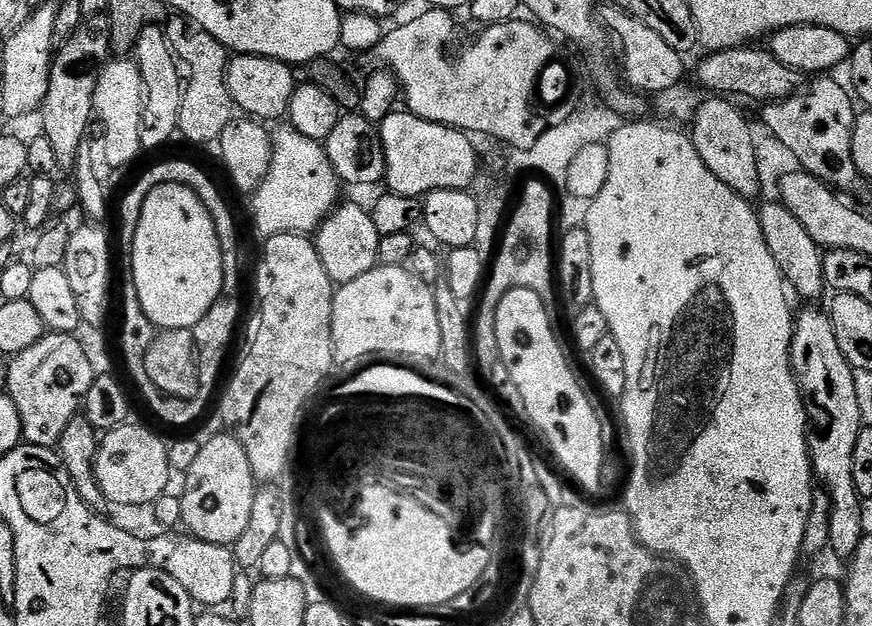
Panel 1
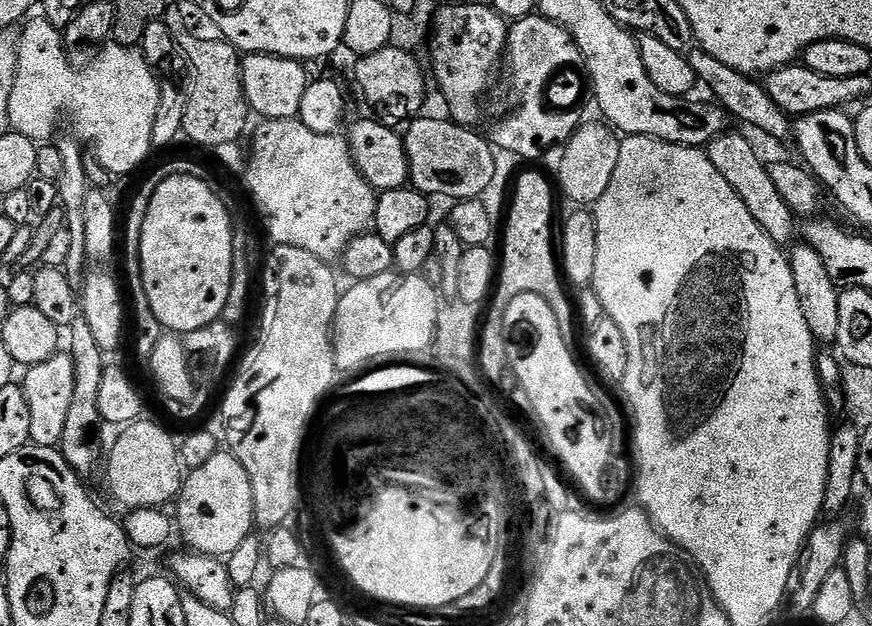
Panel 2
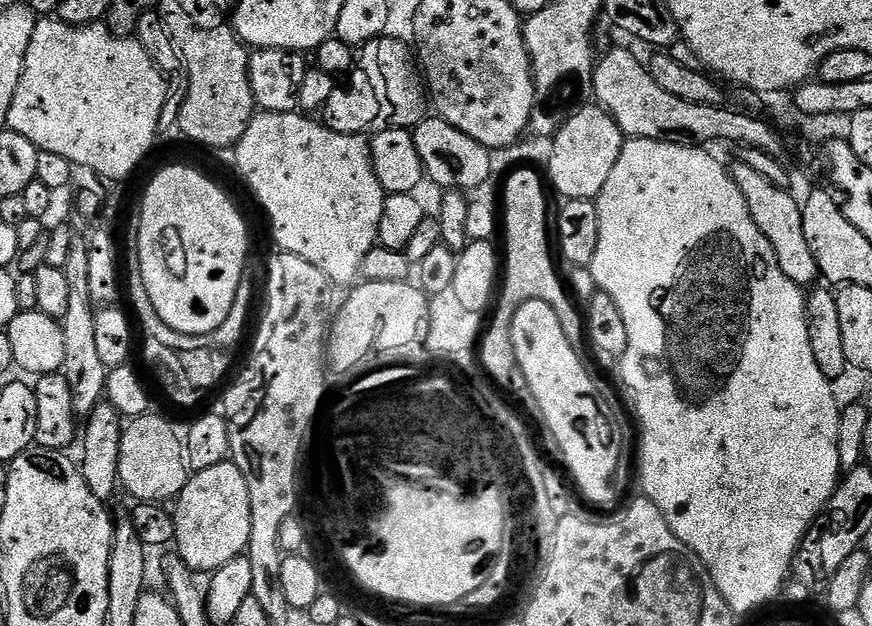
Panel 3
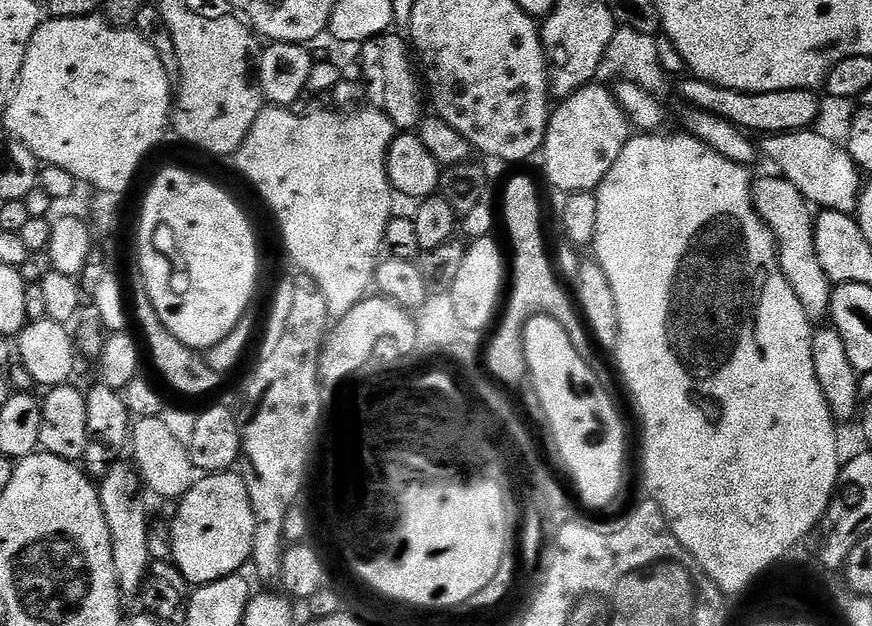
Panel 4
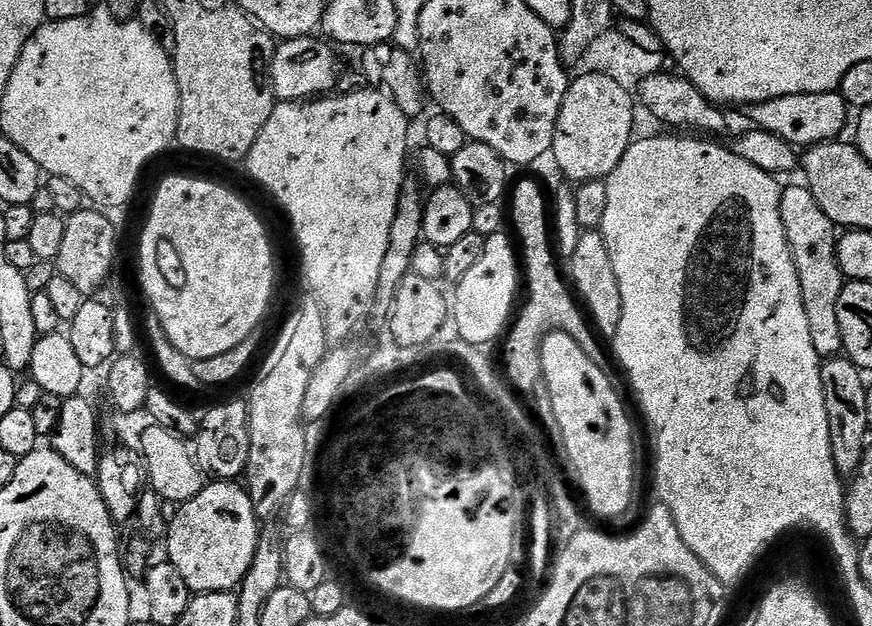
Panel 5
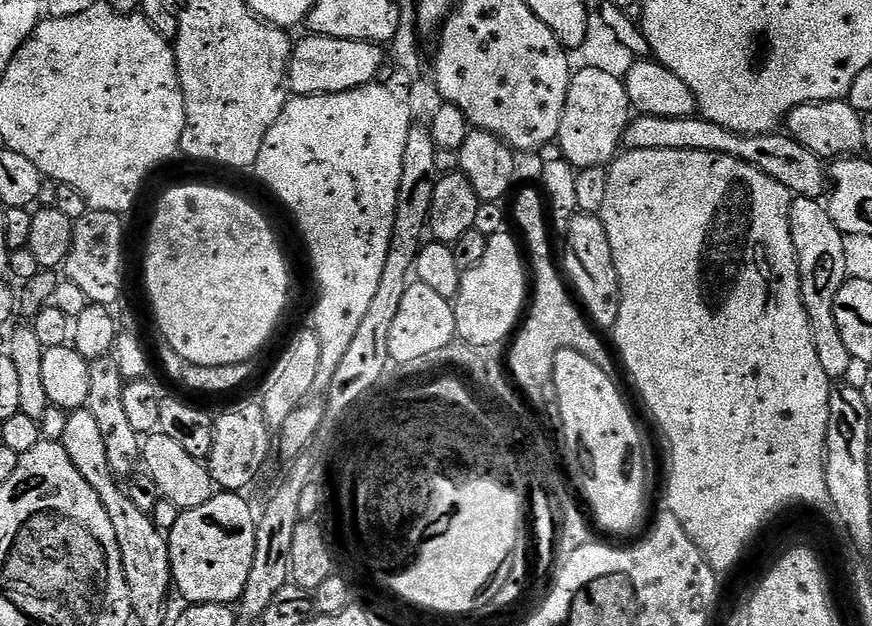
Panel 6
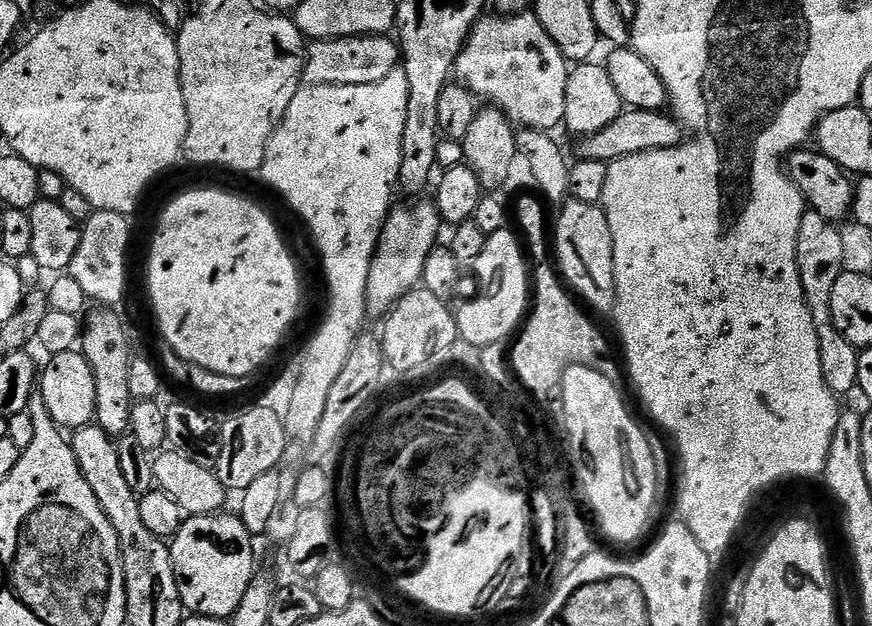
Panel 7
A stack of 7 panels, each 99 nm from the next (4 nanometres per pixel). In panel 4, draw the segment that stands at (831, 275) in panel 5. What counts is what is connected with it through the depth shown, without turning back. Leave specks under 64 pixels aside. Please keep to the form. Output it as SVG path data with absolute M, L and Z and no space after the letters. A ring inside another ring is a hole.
M779 174L764 176L752 186L752 205L756 213L772 230L776 240L776 250L780 254L780 268L786 274L794 294L798 294L798 302L802 302L802 310L806 310L806 318L813 322L824 322L829 319L832 310L832 280L822 270L822 262L818 260L818 250L814 244L816 216L813 205L794 186Z

